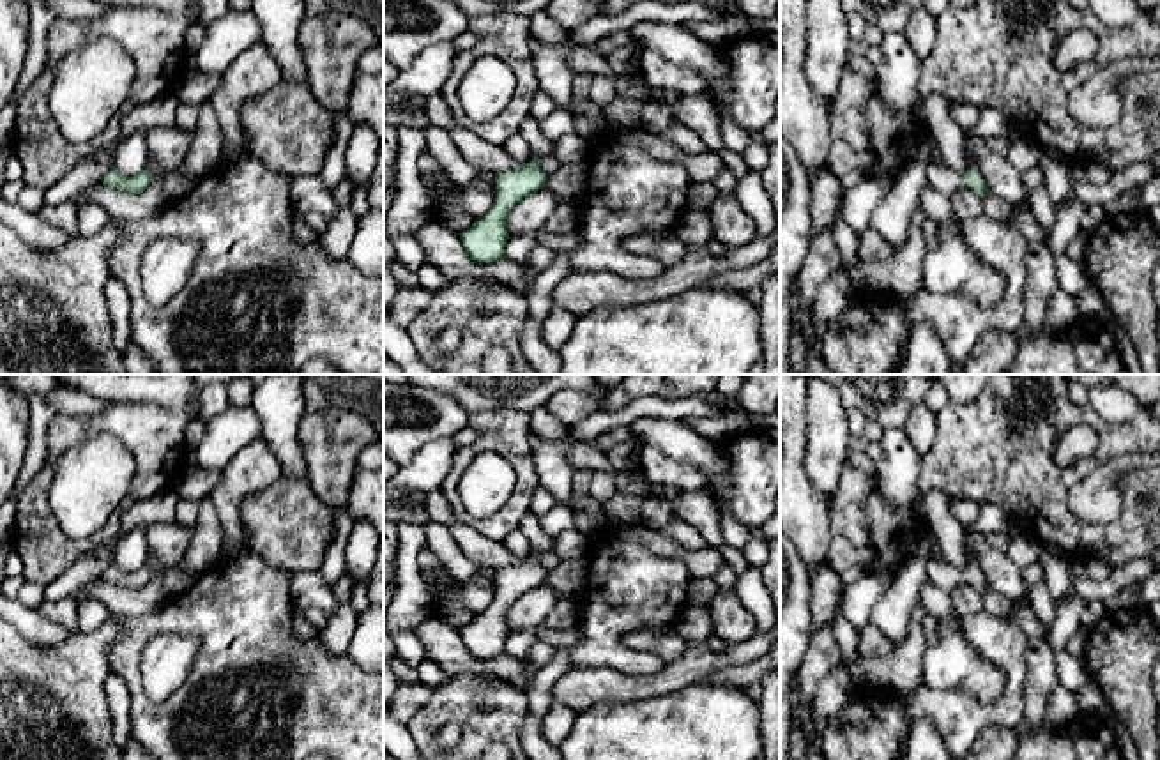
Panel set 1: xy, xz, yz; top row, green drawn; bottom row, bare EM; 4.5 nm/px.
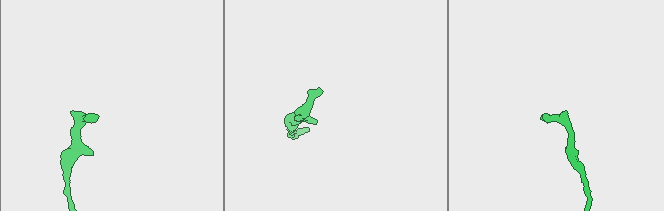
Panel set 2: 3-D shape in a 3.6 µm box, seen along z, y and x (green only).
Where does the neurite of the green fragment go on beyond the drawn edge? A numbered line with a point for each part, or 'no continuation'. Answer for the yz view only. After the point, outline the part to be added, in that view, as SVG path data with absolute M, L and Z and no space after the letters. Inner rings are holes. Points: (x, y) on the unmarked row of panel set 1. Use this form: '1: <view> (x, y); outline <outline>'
1: yz (941, 573); outline M930 559L927 564L927 581L944 592L951 592L962 583L962 571L944 559Z

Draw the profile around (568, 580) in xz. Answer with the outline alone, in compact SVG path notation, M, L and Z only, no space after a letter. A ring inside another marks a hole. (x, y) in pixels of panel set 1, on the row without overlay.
M561 560L555 569L552 569L545 581L561 599L576 601L587 583L587 562L578 560Z

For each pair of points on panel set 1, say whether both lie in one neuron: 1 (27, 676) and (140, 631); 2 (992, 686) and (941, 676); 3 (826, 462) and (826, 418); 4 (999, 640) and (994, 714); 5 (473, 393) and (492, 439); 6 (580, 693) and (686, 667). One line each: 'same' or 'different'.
1: different
2: same
3: same
4: same
5: different
6: same

